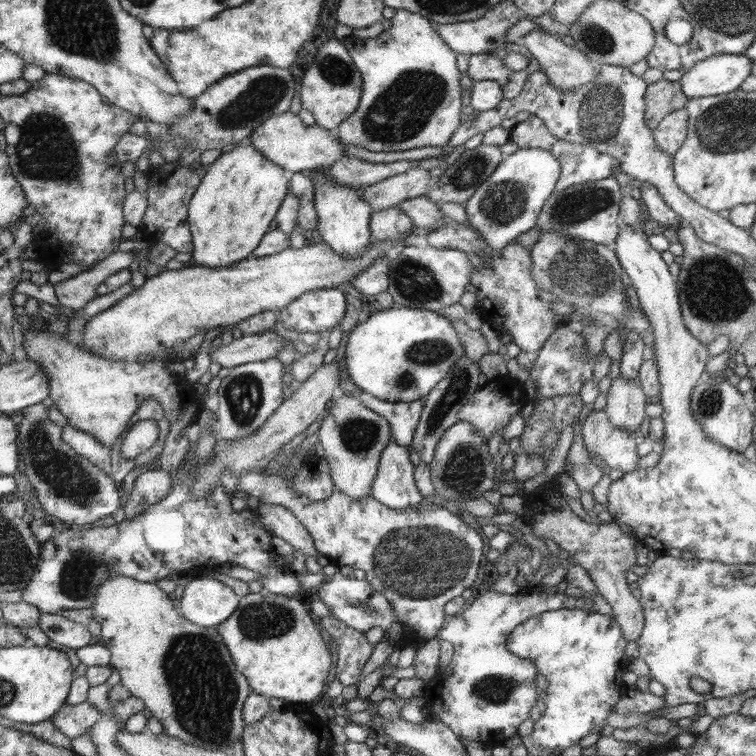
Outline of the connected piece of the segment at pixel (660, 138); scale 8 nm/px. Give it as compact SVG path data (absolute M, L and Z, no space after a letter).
M680 109L666 116L653 130L658 149L674 157L688 139L688 114Z

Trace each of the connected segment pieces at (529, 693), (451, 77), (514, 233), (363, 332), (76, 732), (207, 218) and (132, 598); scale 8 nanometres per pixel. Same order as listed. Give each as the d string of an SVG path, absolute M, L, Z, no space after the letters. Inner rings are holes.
M541 583L531 586L528 590L516 594L501 594L492 589L478 596L470 608L462 614L449 617L446 627L438 632L438 639L448 640L454 647L454 656L450 666L439 672L425 688L425 707L436 719L448 724L458 737L466 741L483 743L488 748L505 745L508 738L518 734L518 726L530 716L532 706L536 705L538 688L534 684L536 665L530 660L522 659L506 648L506 640L516 628L534 617L543 613L561 609L586 609L594 612L596 606L580 598L568 596L566 593L548 594L546 587Z
M395 10L395 15L391 18L391 22L392 27L390 29L384 29L373 39L360 39L354 34L351 34L342 40L338 40L342 41L342 45L350 52L354 64L357 65L358 70L361 72L364 86L362 86L361 104L358 110L345 123L342 123L340 127L334 130L336 138L341 143L352 144L372 152L399 152L426 146L444 148L451 142L451 139L462 125L462 122L460 122L460 112L462 112L462 86L460 86L460 76L462 76L462 72L456 66L456 56L454 56L452 48L446 44L445 40L442 40L442 36L438 34L437 28L428 24L428 17L408 10Z
M519 149L502 160L493 175L482 183L472 198L462 204L467 222L486 238L494 253L500 253L520 235L534 228L542 207L556 191L561 179L561 162L546 150Z
M392 308L392 310L374 312L370 318L365 318L350 331L346 342L344 364L350 380L363 393L369 392L379 400L408 403L425 399L429 392L446 378L450 368L464 354L466 354L464 346L451 320L438 311L424 308Z
M87 700L77 705L65 704L51 718L54 726L71 740L88 733L100 719L100 712Z
M246 143L222 153L208 168L189 203L189 225L193 232L191 265L224 268L252 257L287 198L288 178L281 166Z
M110 576L104 584L98 586L98 596L95 604L92 605L93 619L102 625L102 634L100 634L100 642L111 652L110 668L116 670L120 675L120 684L130 691L131 696L136 696L140 700L145 701L147 712L156 716L164 727L164 733L171 738L180 740L192 746L199 746L206 750L220 751L222 746L231 746L234 742L240 741L240 734L245 731L245 720L242 719L242 704L251 694L253 688L248 686L248 679L237 669L233 662L232 654L229 652L228 646L225 644L224 638L217 632L217 628L203 628L201 625L193 624L185 620L180 612L174 608L170 596L158 587L156 583L142 582L128 578L128 576Z

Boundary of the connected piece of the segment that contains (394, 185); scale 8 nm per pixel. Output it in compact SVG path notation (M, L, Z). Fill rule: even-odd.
M417 167L402 175L361 188L359 196L361 200L370 203L373 212L378 212L398 207L398 204L412 198L427 196L432 182L429 171Z

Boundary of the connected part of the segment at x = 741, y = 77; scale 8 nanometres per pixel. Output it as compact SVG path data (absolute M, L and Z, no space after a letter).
M717 54L694 65L679 83L688 98L718 96L740 89L752 70L753 60L745 54Z

